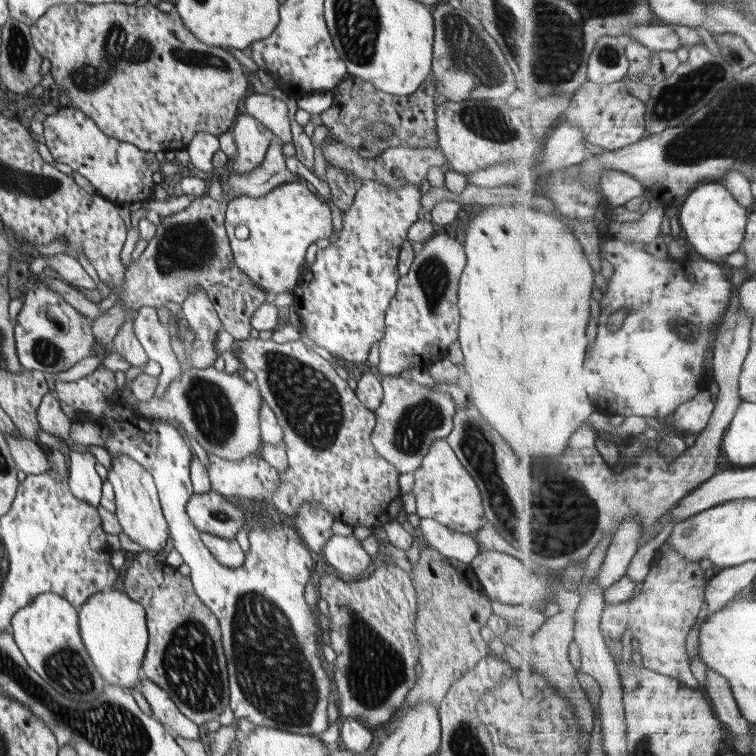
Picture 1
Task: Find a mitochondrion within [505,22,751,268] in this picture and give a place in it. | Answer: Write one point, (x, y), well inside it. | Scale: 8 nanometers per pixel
(675, 98)

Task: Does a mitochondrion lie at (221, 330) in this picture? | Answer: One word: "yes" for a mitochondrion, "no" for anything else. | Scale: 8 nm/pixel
no

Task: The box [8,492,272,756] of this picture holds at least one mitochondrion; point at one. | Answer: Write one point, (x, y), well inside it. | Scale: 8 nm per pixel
(190, 666)

